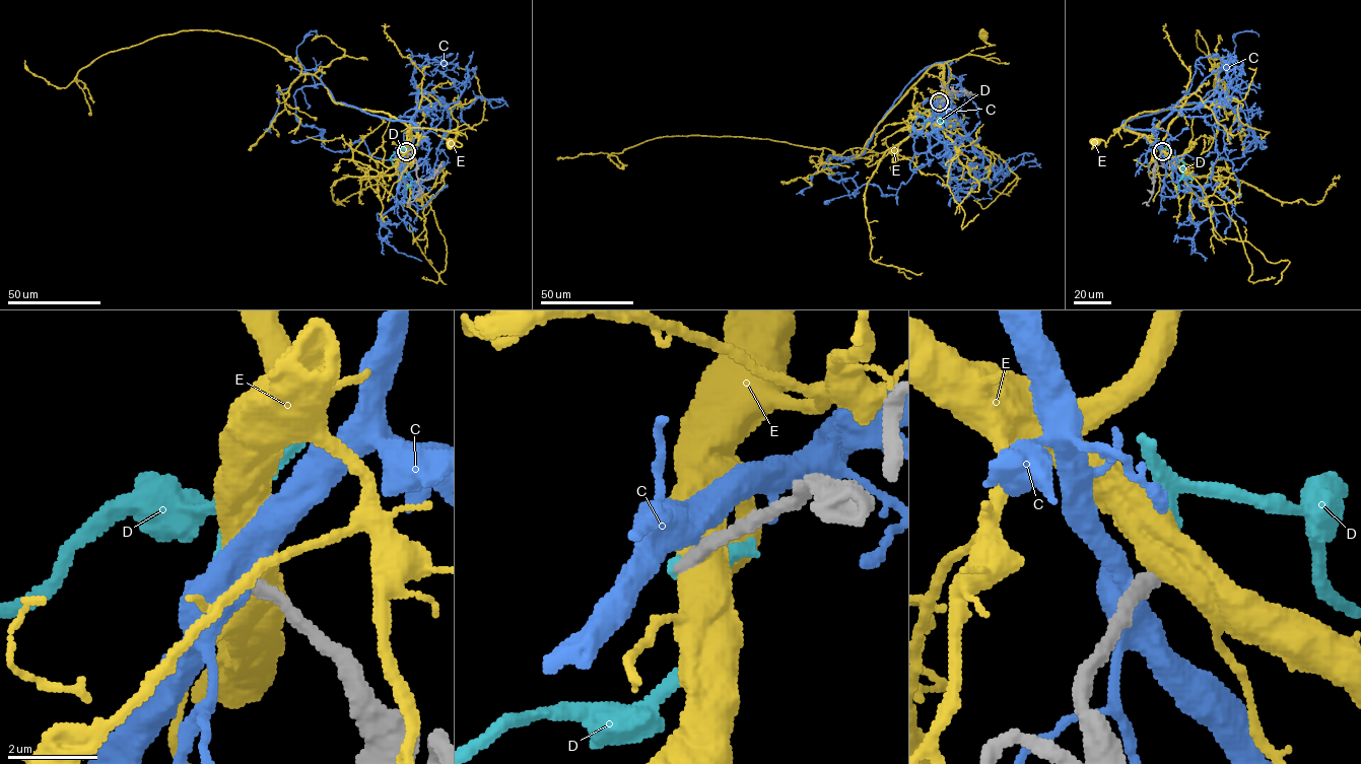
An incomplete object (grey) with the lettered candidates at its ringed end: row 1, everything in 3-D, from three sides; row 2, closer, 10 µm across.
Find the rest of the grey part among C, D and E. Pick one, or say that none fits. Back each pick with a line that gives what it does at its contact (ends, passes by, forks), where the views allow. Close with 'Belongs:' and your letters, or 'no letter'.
D: it ends
Belongs: D

